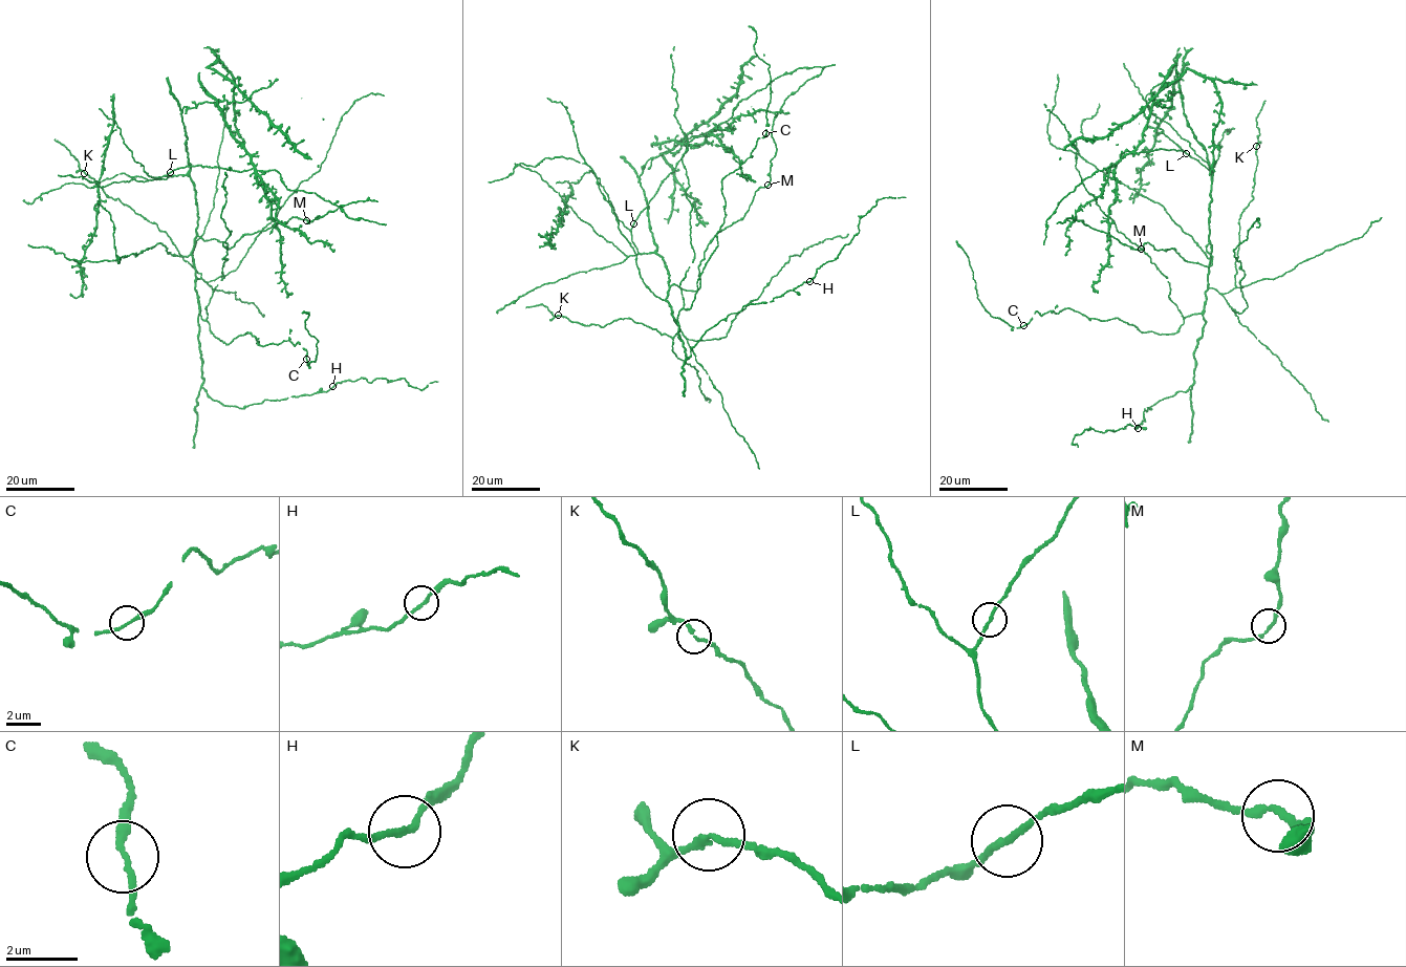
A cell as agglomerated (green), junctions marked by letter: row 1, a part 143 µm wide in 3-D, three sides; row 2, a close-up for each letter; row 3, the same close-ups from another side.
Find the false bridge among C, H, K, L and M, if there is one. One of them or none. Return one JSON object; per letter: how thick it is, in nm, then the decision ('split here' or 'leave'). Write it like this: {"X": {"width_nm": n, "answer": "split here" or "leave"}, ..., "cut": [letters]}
{"C": {"width_nm": 180, "answer": "leave"}, "H": {"width_nm": 170, "answer": "leave"}, "K": {"width_nm": 170, "answer": "leave"}, "L": {"width_nm": 180, "answer": "leave"}, "M": {"width_nm": 180, "answer": "leave"}, "cut": []}

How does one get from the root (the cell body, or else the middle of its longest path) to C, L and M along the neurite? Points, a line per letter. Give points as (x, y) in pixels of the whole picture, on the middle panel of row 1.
C: (668, 296), (676, 323), (679, 310), (690, 308), (697, 279), (717, 244), (726, 216), (721, 180), (765, 133)
L: (668, 296), (669, 276), (666, 263), (656, 253), (637, 252), (631, 233), (633, 223)
M: (668, 296), (675, 284), (686, 291), (697, 289), (698, 266), (708, 243), (741, 219), (756, 191), (768, 185)

